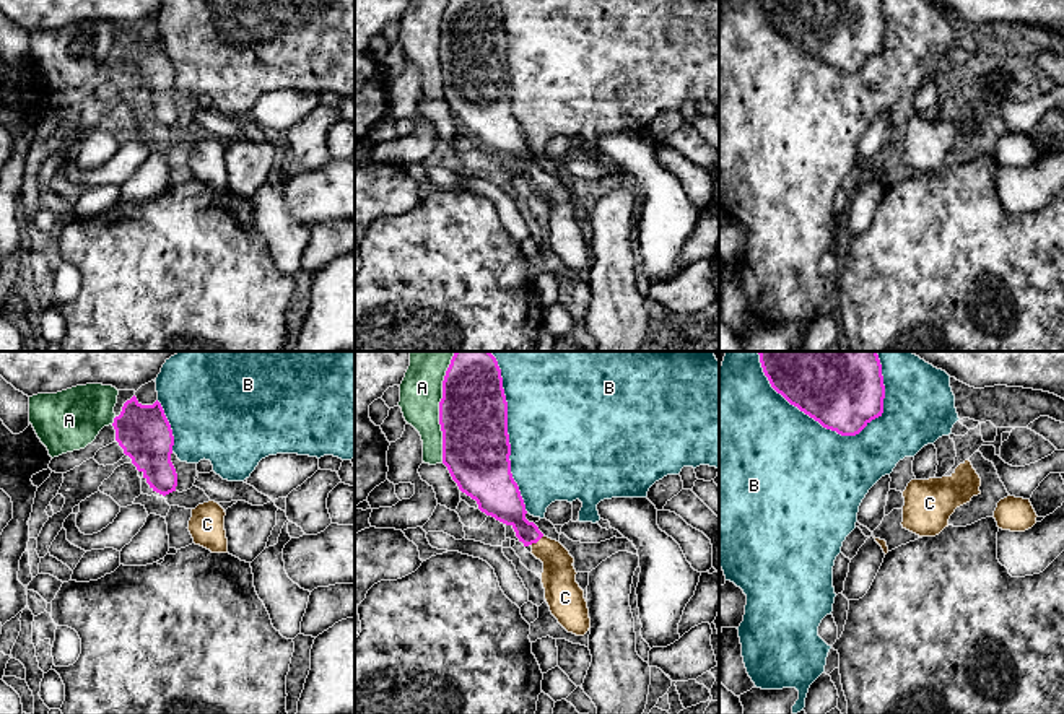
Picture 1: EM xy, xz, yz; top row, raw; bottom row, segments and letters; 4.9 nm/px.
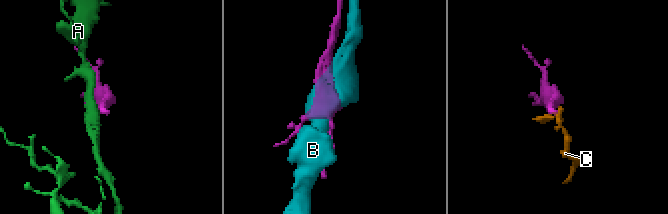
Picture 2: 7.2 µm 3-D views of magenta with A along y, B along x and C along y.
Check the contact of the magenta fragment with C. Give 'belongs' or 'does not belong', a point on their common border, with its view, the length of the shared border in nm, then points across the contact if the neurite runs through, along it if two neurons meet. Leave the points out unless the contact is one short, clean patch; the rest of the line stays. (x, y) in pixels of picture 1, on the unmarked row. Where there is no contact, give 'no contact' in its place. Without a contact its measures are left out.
belongs; meets magenta in xz at (537, 176); contact 90 nm long; runs through xz (505, 139), (537, 176), (557, 195), (558, 213)

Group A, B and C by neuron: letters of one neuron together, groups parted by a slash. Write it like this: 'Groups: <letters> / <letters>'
Groups: A / B / C

